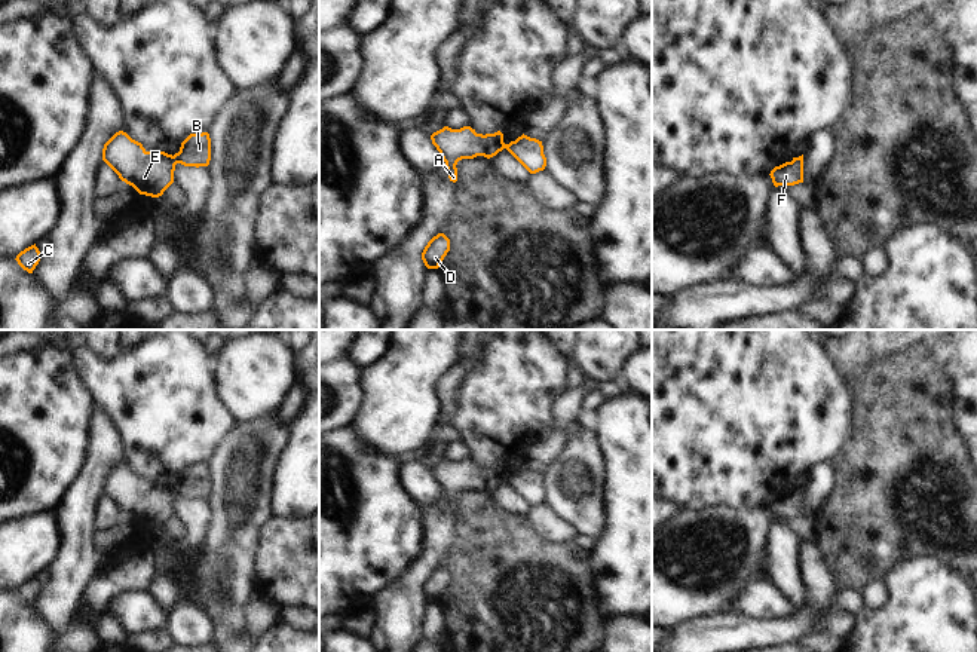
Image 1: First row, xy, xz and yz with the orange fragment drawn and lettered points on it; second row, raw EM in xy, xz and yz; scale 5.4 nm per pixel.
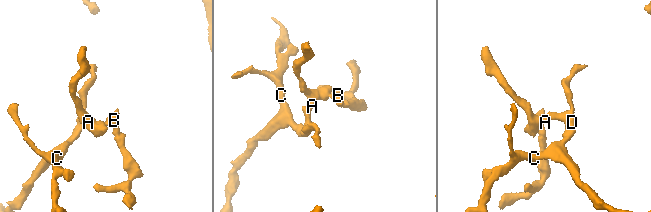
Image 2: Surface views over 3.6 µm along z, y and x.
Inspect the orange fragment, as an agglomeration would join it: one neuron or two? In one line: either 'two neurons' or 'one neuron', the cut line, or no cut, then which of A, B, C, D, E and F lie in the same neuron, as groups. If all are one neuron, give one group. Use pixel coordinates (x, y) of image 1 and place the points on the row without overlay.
two neurons; cut xy (172, 489), (178, 495); groups A C D E F / B

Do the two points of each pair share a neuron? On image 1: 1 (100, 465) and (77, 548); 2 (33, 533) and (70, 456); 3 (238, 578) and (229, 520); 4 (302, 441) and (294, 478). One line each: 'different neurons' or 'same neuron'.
1: same neuron
2: different neurons
3: same neuron
4: same neuron

